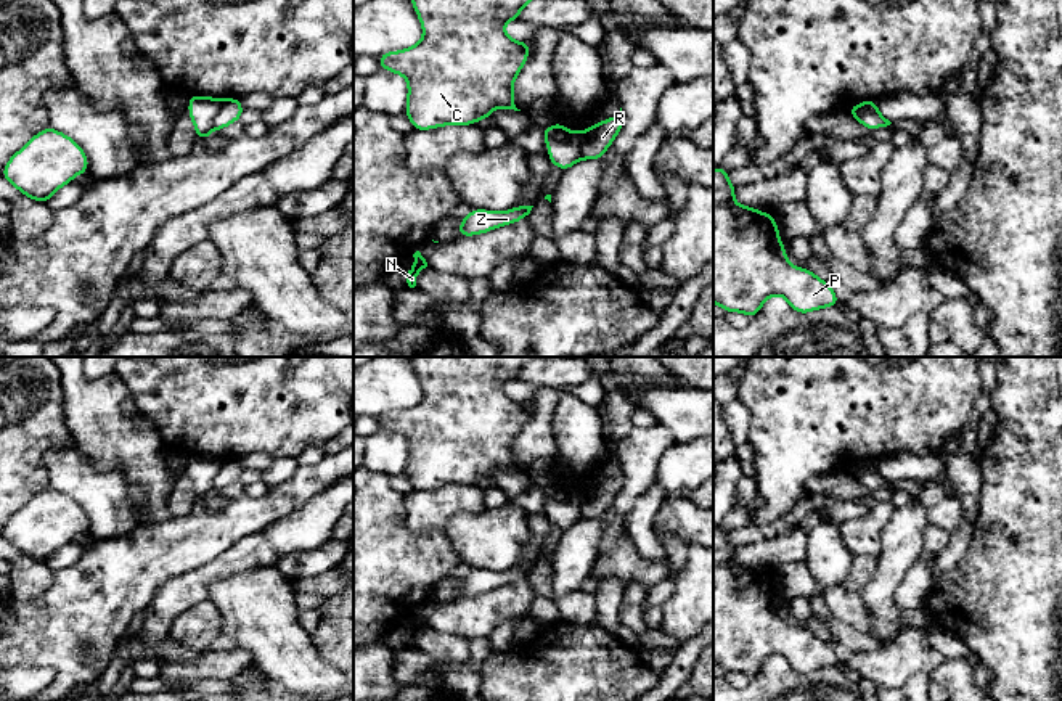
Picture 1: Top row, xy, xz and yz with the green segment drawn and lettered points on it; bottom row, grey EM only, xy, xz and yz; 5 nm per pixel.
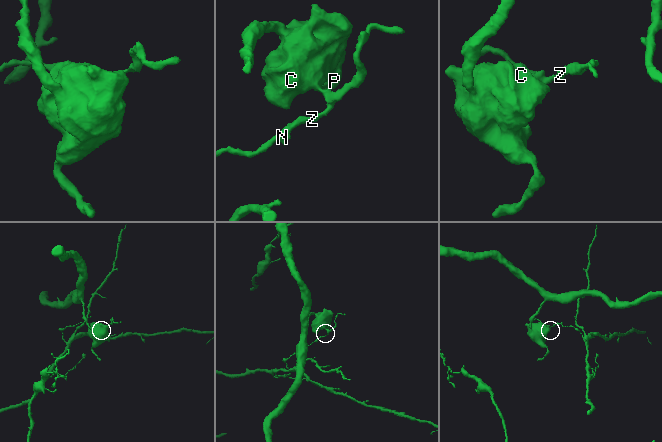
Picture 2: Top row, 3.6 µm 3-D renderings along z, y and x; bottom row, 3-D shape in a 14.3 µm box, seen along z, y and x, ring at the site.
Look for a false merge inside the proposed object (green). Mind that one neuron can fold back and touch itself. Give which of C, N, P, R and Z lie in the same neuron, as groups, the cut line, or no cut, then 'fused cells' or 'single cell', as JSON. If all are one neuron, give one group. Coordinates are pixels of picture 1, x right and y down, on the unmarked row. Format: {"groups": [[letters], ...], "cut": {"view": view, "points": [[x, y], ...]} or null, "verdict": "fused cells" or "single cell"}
{"groups": [["C", "P"], ["N", "R", "Z"]], "cut": {"view": "xy", "points": [[222, 460], [211, 487]]}, "verdict": "fused cells"}

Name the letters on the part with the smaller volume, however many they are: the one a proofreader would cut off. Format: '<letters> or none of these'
N, R, Z

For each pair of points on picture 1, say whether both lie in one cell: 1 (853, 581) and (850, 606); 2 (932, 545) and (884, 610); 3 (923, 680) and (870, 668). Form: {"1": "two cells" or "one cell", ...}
{"1": "two cells", "2": "two cells", "3": "two cells"}

